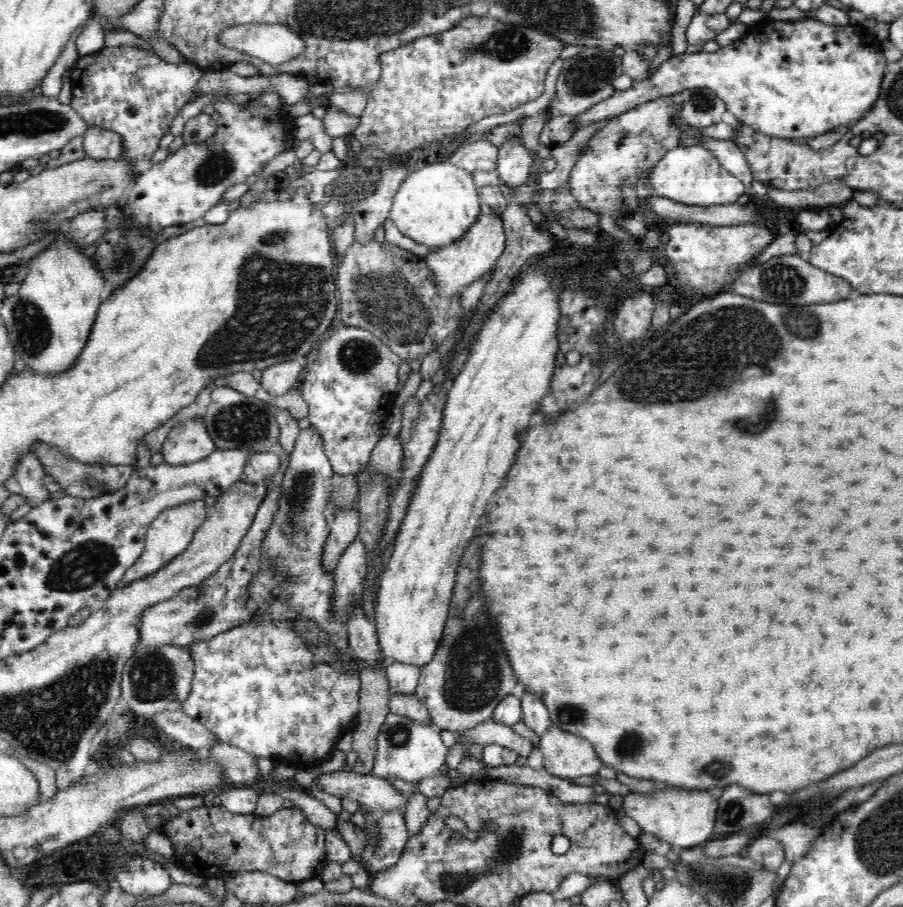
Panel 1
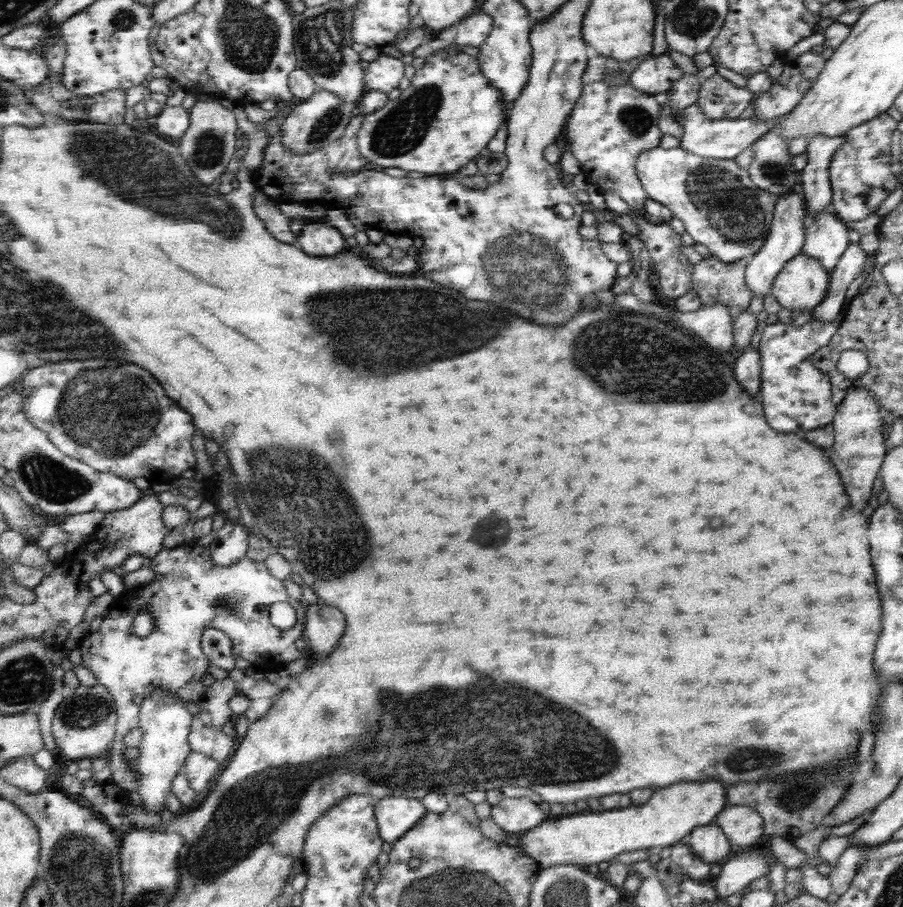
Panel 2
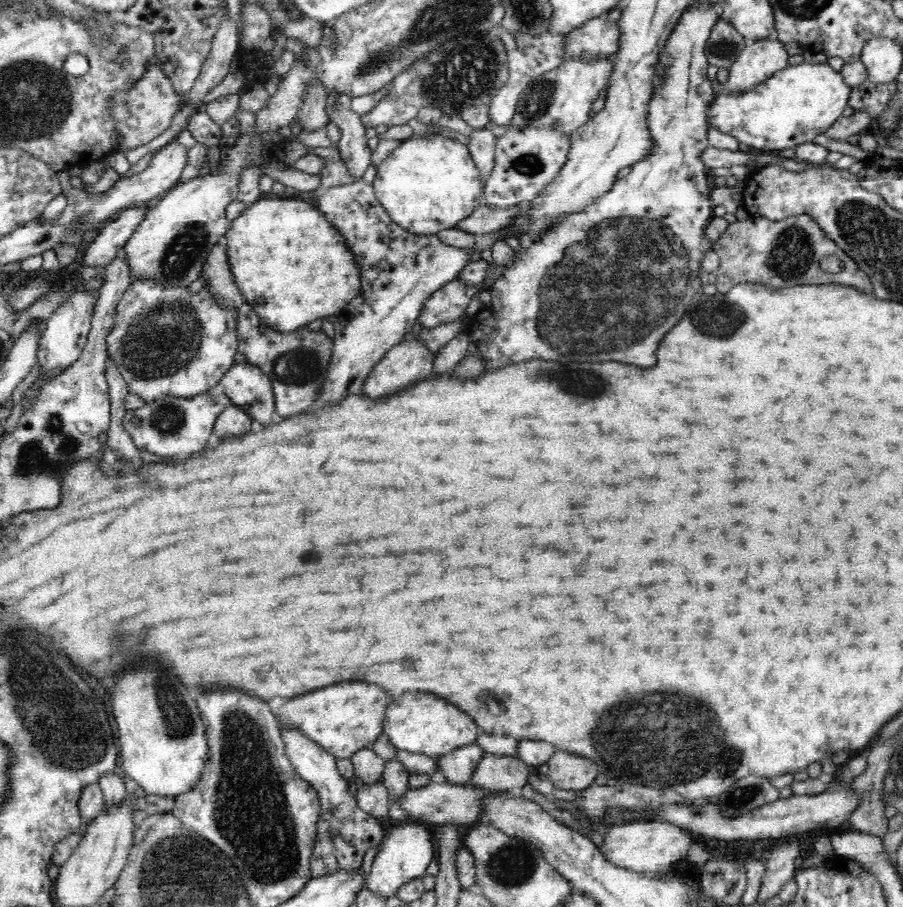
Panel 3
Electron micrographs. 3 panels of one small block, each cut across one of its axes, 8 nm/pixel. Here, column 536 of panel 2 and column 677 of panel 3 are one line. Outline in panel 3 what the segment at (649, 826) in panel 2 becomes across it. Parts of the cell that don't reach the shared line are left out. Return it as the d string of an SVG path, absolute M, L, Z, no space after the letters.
M638 822L638 824L616 824L604 832L604 842L598 846L600 854L616 868L630 870L634 874L654 874L668 870L674 862L688 858L692 838L672 824L662 822Z

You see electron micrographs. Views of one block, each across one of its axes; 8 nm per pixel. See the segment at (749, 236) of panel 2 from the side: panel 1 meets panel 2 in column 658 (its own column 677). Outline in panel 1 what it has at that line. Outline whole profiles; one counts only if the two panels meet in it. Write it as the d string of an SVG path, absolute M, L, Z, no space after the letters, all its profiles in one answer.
M686 146L686 148L676 148L674 152L666 154L658 166L654 166L654 172L648 178L648 188L652 190L654 196L668 198L678 204L686 206L732 206L738 204L742 194L748 194L750 190L740 182L740 178L734 178L728 174L722 166L720 160L716 160L708 150L698 146Z

